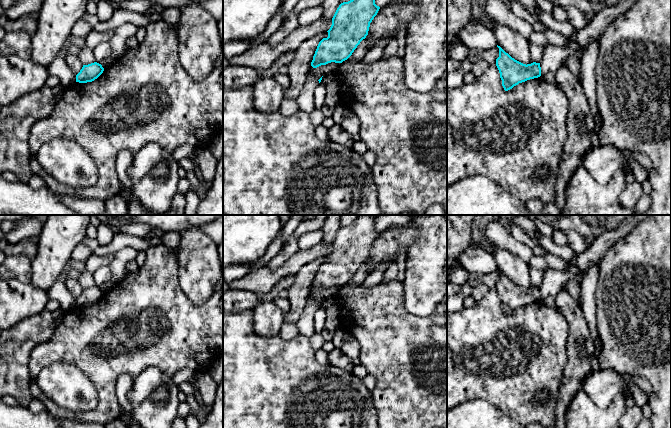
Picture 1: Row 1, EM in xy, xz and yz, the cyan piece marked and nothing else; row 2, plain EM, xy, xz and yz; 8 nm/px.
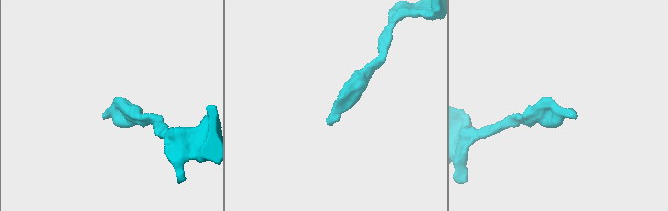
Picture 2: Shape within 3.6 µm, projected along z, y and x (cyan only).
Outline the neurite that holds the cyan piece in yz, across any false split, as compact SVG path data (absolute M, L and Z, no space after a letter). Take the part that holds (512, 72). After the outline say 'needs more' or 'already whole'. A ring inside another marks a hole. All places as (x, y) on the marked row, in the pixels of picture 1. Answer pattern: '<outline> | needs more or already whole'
M497 45L497 47L499 48L499 57L496 59L496 66L505 91L519 83L541 76L540 63L523 64L512 58L500 46Z | already whole

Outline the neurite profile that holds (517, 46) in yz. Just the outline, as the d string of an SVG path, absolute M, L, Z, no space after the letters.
M497 24L493 28L497 45L515 60L523 64L533 63L529 40L508 26Z

